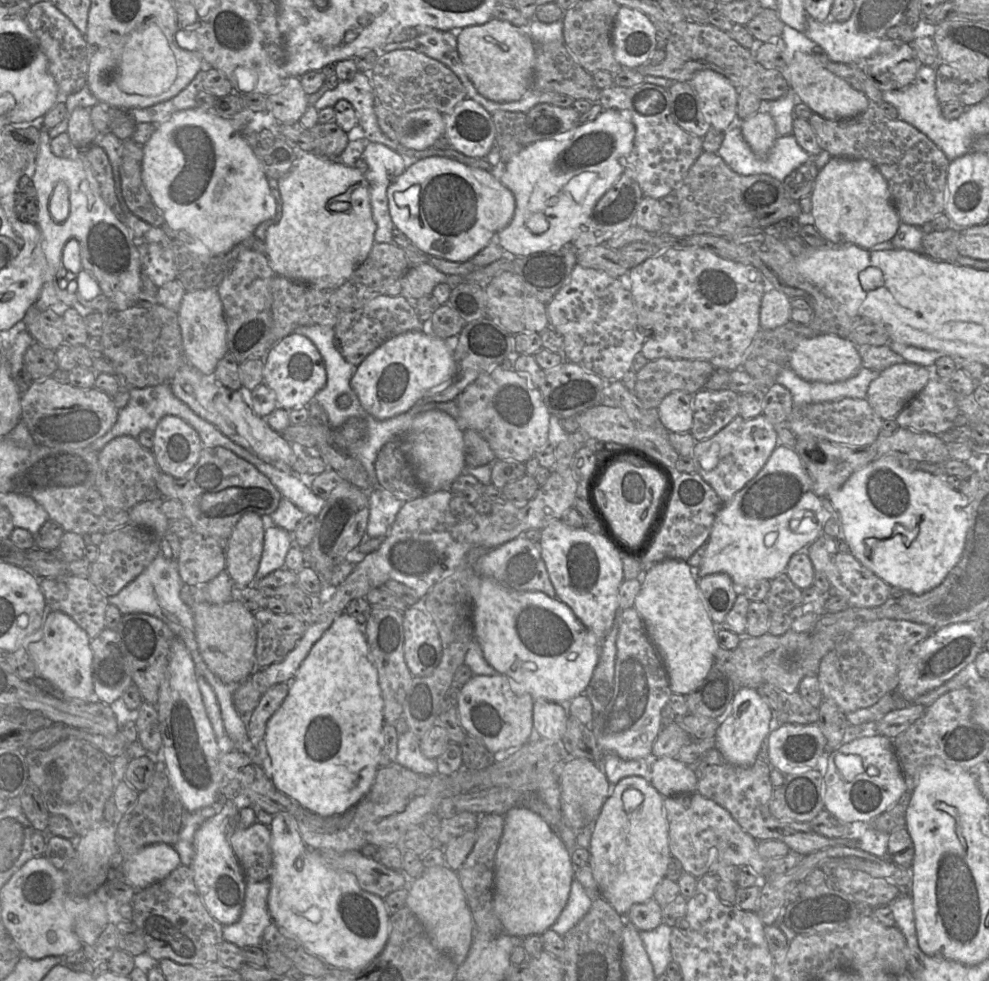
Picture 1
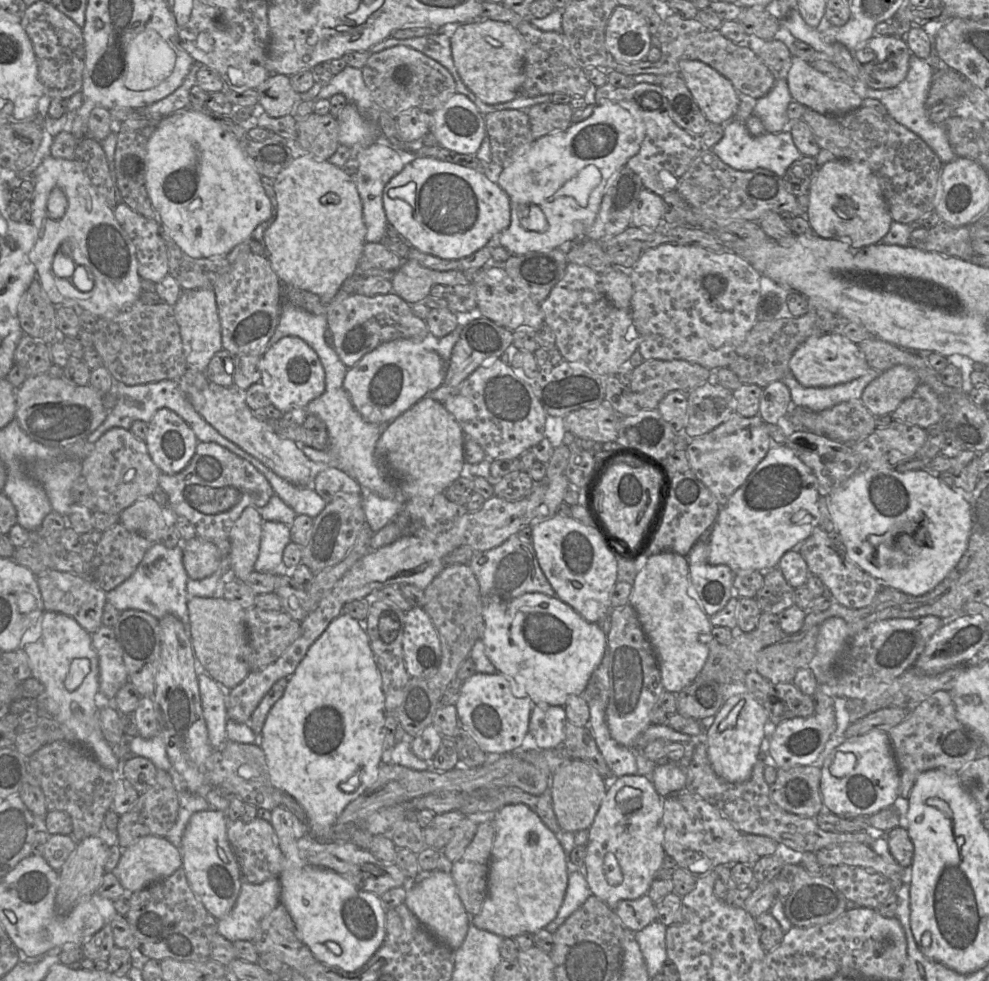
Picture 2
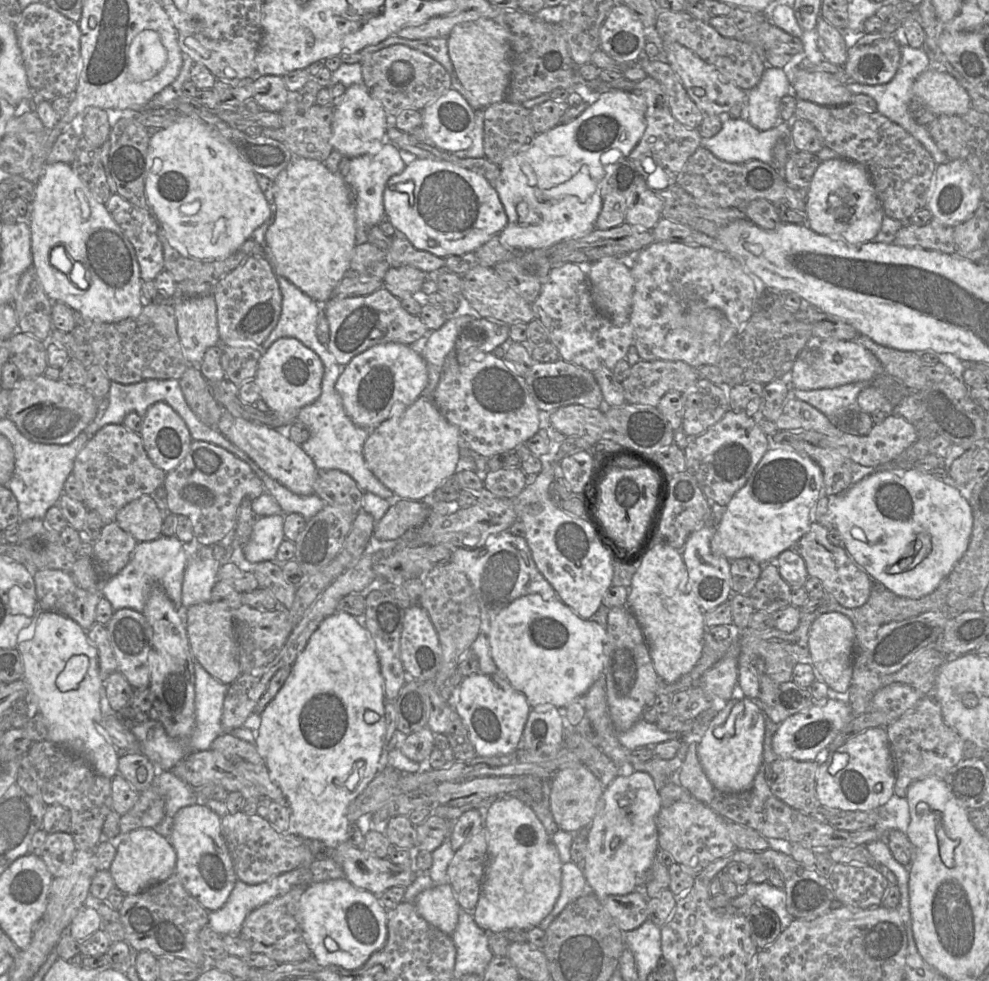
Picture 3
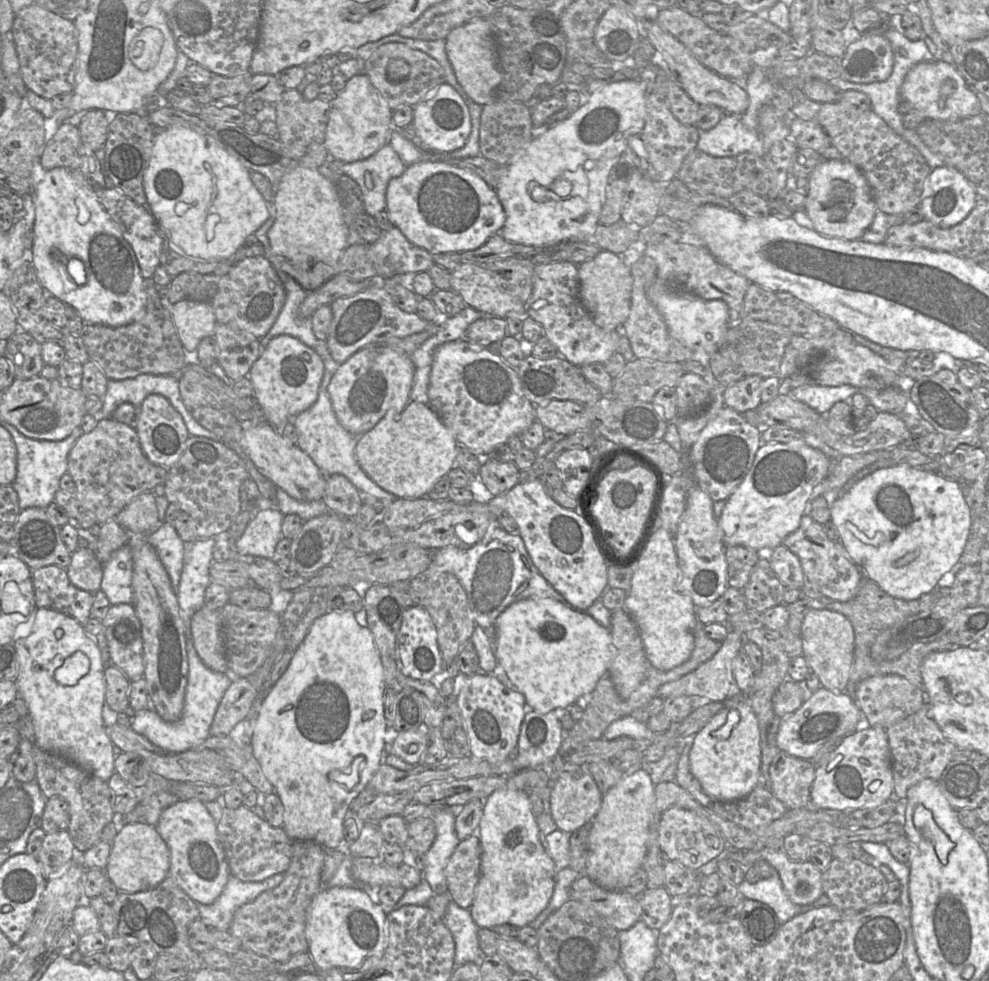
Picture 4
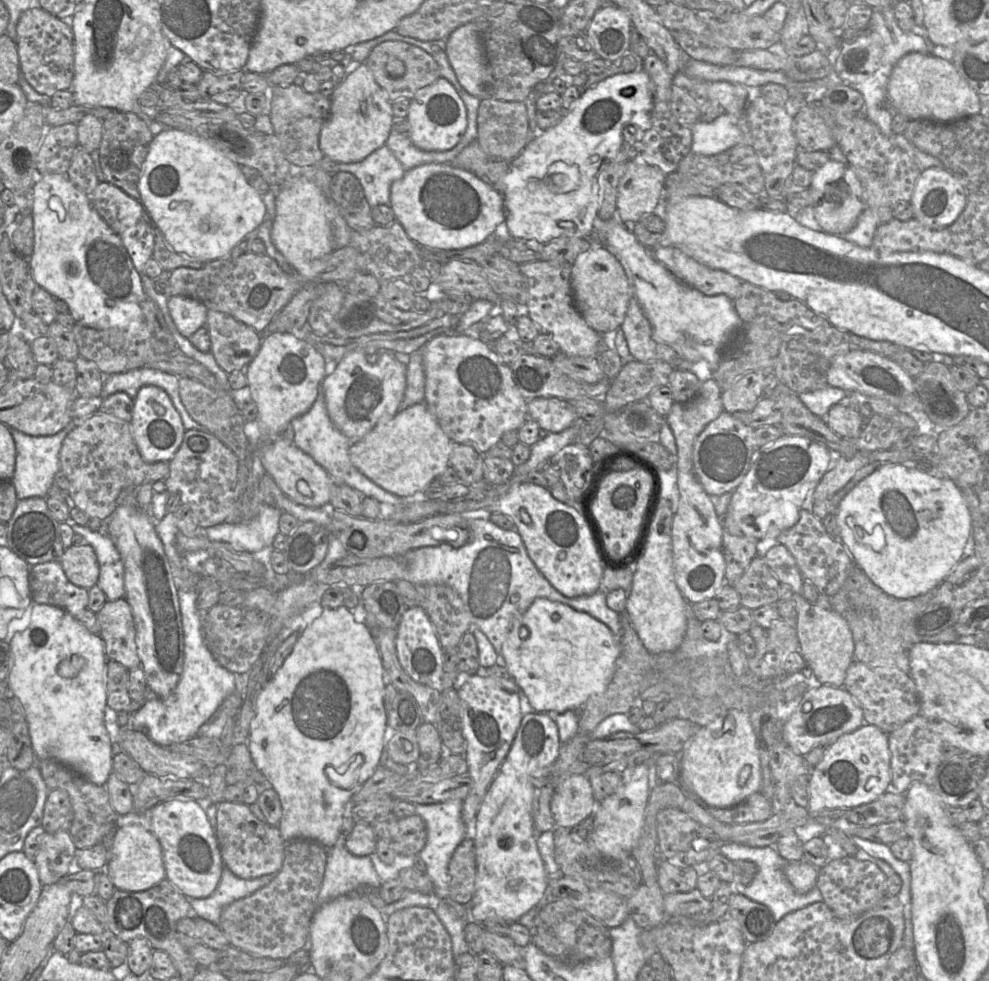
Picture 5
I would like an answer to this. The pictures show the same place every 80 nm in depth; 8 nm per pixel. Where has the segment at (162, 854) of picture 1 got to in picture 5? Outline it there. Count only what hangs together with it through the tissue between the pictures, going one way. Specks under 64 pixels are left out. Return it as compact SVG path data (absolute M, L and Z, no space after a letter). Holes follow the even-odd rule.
M144 825L118 827L113 840L111 859L105 872L118 890L140 892L150 889L166 878L160 842Z

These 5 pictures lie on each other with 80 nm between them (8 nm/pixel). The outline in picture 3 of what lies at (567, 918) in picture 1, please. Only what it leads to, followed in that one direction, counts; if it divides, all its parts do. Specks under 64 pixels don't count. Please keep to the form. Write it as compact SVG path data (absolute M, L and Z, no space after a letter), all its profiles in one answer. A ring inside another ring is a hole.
M573 862L563 864L560 895L552 911L540 922L538 928L545 931L568 904L590 893L582 868Z

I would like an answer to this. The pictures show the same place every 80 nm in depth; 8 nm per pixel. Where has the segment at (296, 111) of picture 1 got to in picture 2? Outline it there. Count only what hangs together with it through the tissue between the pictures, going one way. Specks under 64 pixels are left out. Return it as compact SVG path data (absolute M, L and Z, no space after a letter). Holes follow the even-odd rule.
M270 74L255 90L258 93L258 104L271 117L294 113L300 101L300 95L291 86L290 76L283 74Z

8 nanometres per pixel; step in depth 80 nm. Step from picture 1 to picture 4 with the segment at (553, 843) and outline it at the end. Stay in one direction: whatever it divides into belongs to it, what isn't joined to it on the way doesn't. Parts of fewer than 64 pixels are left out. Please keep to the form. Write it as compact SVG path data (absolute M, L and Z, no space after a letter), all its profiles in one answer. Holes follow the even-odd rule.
M501 788L483 802L483 815L476 832L481 847L480 878L470 911L478 928L493 929L509 924L517 928L528 926L549 904L555 887L555 864L540 842L539 828L531 810L529 796L521 790Z

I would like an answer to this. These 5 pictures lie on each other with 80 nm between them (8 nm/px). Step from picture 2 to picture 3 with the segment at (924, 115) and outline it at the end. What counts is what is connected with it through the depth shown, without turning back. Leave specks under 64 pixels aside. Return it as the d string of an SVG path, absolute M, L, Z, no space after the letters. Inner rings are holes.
M900 44L901 49L901 59L899 63L898 70L895 76L886 84L880 85L868 85L860 84L853 81L849 81L846 85L847 89L852 94L866 94L871 96L877 102L877 111L891 121L897 123L908 131L913 137L915 137L922 145L928 150L932 155L933 159L937 164L946 163L949 158L943 153L936 145L932 137L930 136L927 128L925 126L917 124L911 112L909 111L909 103L914 98L913 95L913 85L916 79L926 70L930 68L930 61L923 50L923 48L912 48L907 44Z

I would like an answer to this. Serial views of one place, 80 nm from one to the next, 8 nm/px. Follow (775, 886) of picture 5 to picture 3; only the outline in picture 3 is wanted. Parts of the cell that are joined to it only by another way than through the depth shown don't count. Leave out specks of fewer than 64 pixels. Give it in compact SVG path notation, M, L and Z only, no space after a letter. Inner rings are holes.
M749 881L740 888L740 891L752 896L757 903L775 912L782 930L788 928L795 919L787 910L784 889L777 888L768 882L753 883Z

